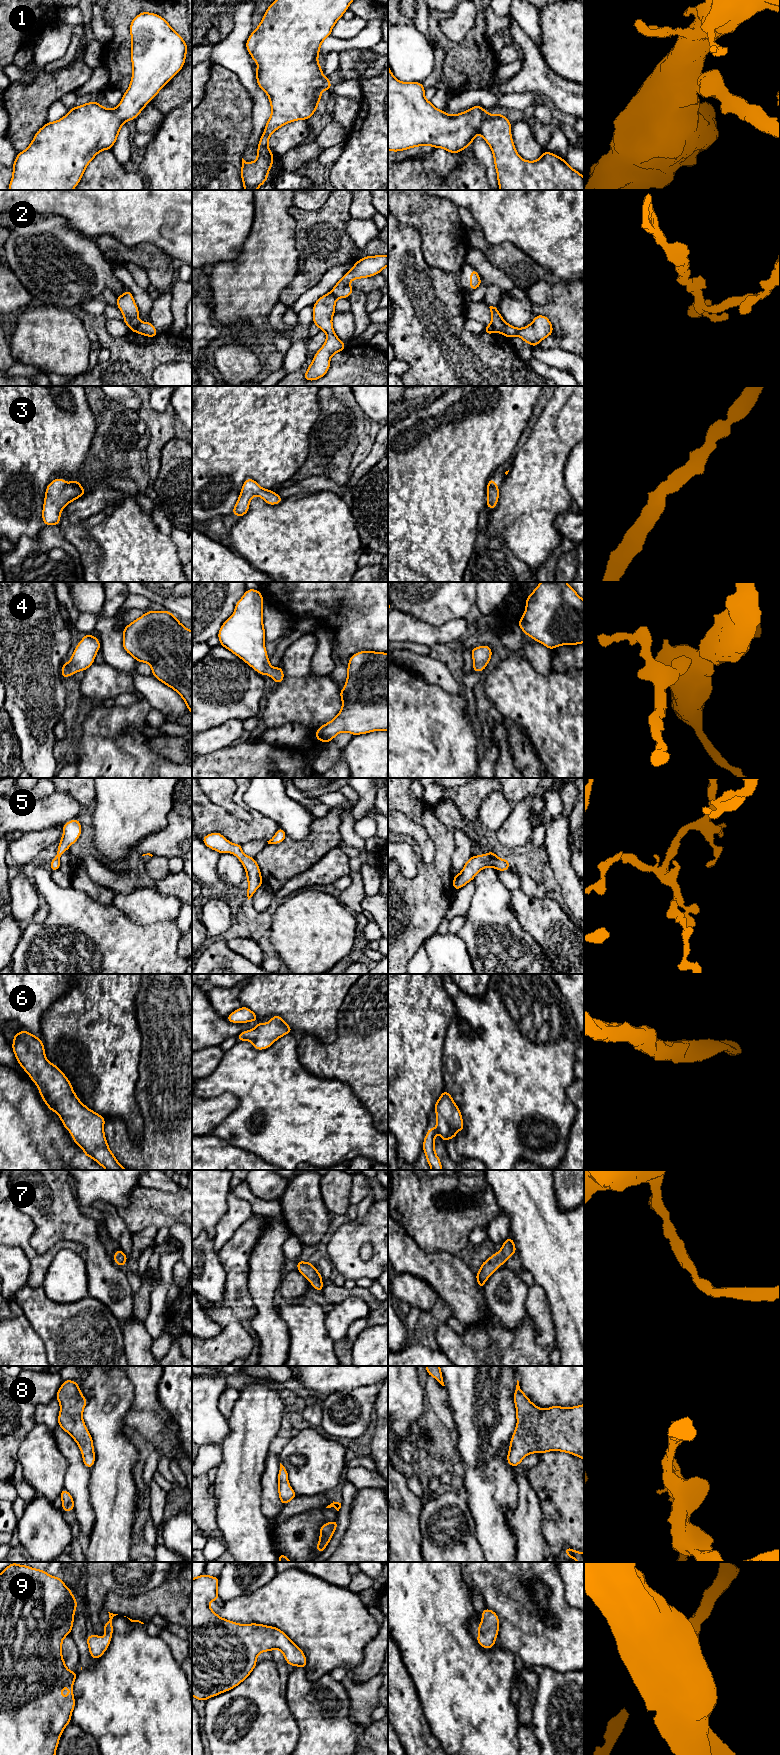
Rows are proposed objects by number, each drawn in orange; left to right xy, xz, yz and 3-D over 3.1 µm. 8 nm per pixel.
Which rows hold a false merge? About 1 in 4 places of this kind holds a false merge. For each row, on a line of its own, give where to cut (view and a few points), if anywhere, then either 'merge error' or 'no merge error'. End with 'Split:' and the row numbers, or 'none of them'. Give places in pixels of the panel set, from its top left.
1: no cut; no merge error
2: cut in xy along (141, 322), (135, 331); merge error
3: no cut; no merge error
4: no cut; no merge error
5: no cut; no merge error
6: no cut; no merge error
7: no cut; no merge error
8: no cut; no merge error
9: no cut; no merge error
Split: 2

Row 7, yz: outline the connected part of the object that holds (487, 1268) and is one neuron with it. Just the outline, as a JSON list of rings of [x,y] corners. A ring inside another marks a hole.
[[[509,1236],[499,1252],[493,1254],[485,1262],[481,1263],[480,1270],[475,1274],[478,1287],[483,1289],[483,1286],[487,1279],[497,1270],[500,1265],[504,1265],[508,1261],[511,1255],[516,1255],[516,1247],[513,1239]]]

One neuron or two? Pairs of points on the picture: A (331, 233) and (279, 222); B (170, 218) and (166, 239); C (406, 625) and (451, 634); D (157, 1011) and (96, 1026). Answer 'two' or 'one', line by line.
A: two
B: one
C: one
D: two

